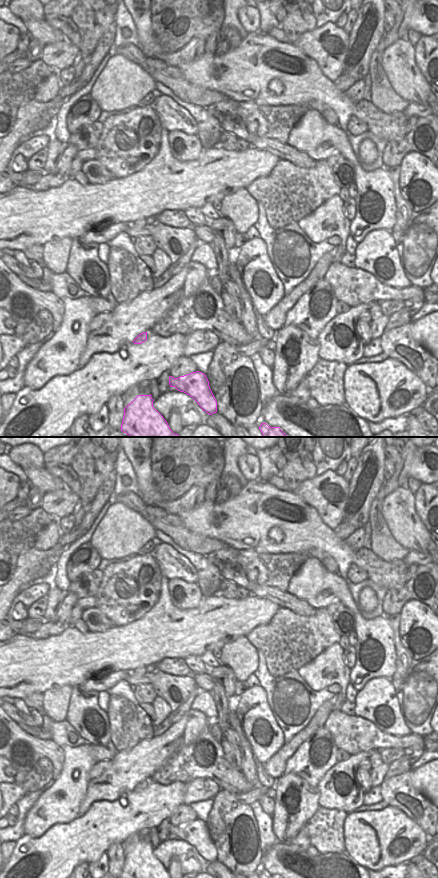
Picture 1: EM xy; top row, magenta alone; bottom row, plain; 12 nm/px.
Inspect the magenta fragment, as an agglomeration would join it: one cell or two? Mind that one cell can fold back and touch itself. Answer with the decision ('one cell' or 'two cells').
one cell

